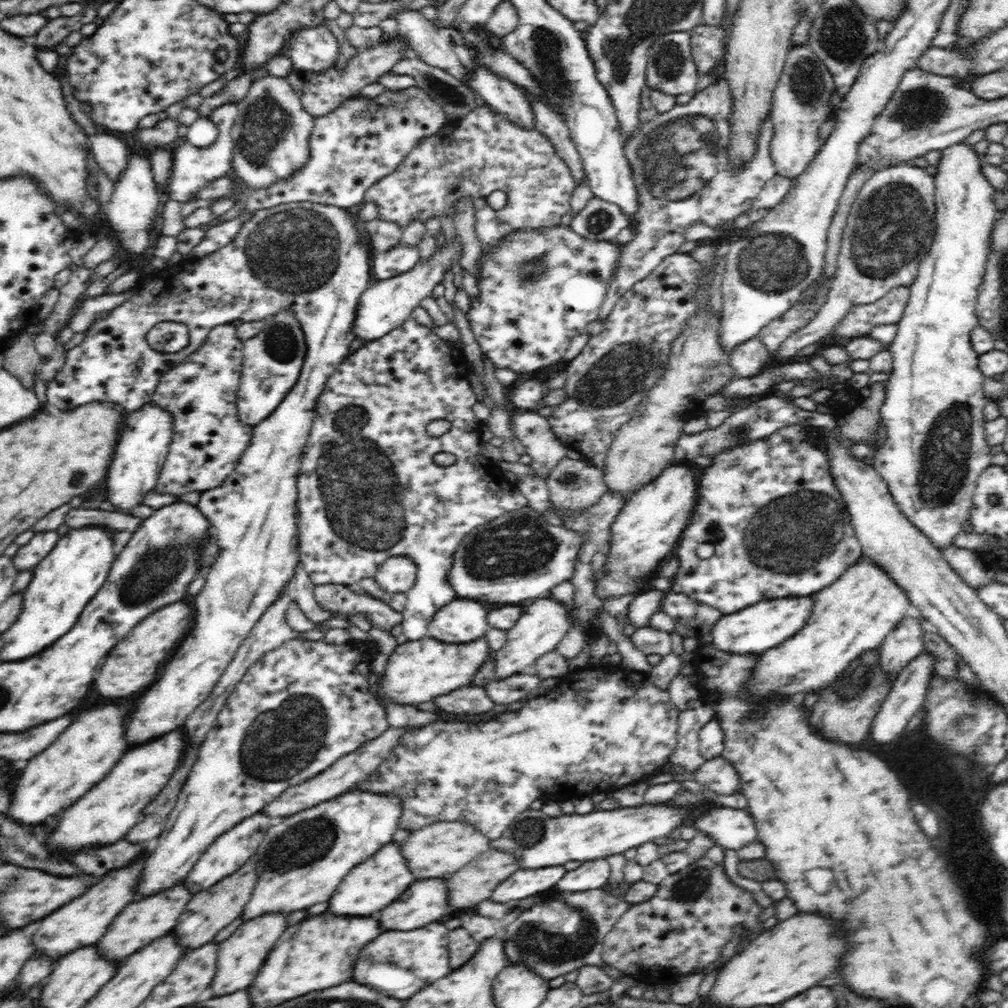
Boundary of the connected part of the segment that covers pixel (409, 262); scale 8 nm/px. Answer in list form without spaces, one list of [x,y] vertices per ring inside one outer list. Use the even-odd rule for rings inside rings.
[[[402,242],[389,248],[387,251],[374,253],[371,268],[374,281],[388,280],[388,278],[392,278],[392,276],[406,272],[407,270],[410,270],[419,261],[419,259],[419,248],[410,245],[402,245]]]

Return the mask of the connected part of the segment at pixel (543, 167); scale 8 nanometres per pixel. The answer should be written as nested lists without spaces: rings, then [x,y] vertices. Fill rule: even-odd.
[[[490,105],[477,106],[474,110],[471,110],[462,116],[457,121],[450,122],[444,125],[444,128],[440,129],[440,132],[435,136],[425,139],[420,146],[414,150],[414,152],[408,154],[402,164],[396,168],[392,174],[388,174],[383,179],[378,180],[376,184],[373,184],[368,188],[366,194],[364,194],[364,200],[362,204],[365,204],[368,201],[375,202],[378,207],[378,217],[386,221],[394,221],[400,225],[402,228],[406,228],[407,224],[412,219],[418,219],[418,221],[426,221],[430,217],[442,217],[444,215],[450,215],[451,217],[455,214],[454,203],[460,198],[470,198],[473,202],[475,208],[475,232],[478,239],[480,240],[482,255],[491,251],[508,233],[512,231],[525,231],[526,229],[541,229],[542,227],[555,227],[560,225],[560,218],[570,212],[570,202],[572,198],[572,193],[574,190],[575,184],[574,179],[572,179],[572,173],[570,173],[570,167],[564,163],[562,157],[558,155],[558,152],[553,148],[551,141],[538,129],[528,129],[526,127],[520,127],[516,123],[506,119],[506,115],[499,113],[494,110]],[[494,190],[503,190],[506,192],[507,202],[506,205],[500,210],[494,210],[492,207],[486,203],[486,197]]]

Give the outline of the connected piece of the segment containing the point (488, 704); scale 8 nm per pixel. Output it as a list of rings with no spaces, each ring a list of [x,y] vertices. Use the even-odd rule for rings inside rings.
[[[472,684],[434,697],[432,702],[446,713],[461,715],[480,714],[489,711],[495,705],[495,702],[482,687]]]

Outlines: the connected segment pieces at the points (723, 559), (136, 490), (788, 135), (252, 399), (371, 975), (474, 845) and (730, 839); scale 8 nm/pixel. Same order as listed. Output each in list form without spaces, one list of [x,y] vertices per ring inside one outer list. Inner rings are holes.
[[[792,424],[792,426],[784,426],[780,428],[778,432],[771,434],[770,438],[752,440],[752,442],[744,442],[740,446],[734,446],[734,448],[726,448],[712,458],[712,464],[705,468],[699,468],[699,494],[696,507],[694,508],[692,517],[688,526],[682,531],[679,538],[679,544],[675,548],[674,555],[679,560],[679,568],[674,576],[676,584],[680,584],[682,592],[690,598],[711,606],[712,608],[720,610],[722,614],[734,614],[750,604],[756,604],[761,600],[772,600],[777,598],[813,595],[819,590],[826,588],[829,584],[832,584],[850,565],[853,565],[858,559],[861,558],[861,545],[855,535],[853,526],[851,524],[851,517],[847,513],[845,503],[843,502],[840,492],[836,489],[834,482],[831,478],[831,472],[829,469],[829,462],[825,452],[818,446],[812,447],[808,441],[806,441],[806,433],[808,427],[803,424]],[[770,502],[770,514],[766,514],[766,508]],[[699,543],[710,543],[714,545],[716,551],[713,556],[702,560],[698,558],[696,554],[696,548]]]
[[[148,402],[127,414],[126,426],[117,442],[106,478],[108,483],[106,498],[117,507],[114,512],[130,514],[128,511],[131,507],[144,504],[144,496],[155,490],[159,470],[164,466],[172,436],[174,436],[174,417],[160,405]]]
[[[807,45],[791,48],[778,84],[773,90],[770,112],[774,127],[770,153],[778,175],[794,180],[808,168],[822,148],[825,140],[820,139],[817,130],[834,115],[827,104],[834,90],[832,74],[812,48]]]
[[[290,308],[270,315],[264,328],[256,336],[246,339],[243,344],[243,361],[238,391],[238,419],[244,425],[254,428],[267,417],[298,380],[306,354],[305,338],[300,323]]]
[[[440,922],[428,924],[424,928],[400,932],[400,930],[386,930],[376,940],[366,944],[356,960],[354,978],[360,984],[368,984],[376,992],[385,996],[406,1001],[432,984],[435,980],[444,978],[452,973],[448,966],[448,928]]]
[[[438,821],[418,830],[412,831],[404,842],[400,843],[400,851],[412,869],[414,878],[422,880],[427,878],[447,878],[453,872],[459,871],[481,852],[488,850],[490,839],[476,829],[476,825],[466,821]]]
[[[718,808],[702,814],[693,822],[697,831],[702,831],[714,839],[714,844],[724,850],[746,846],[757,840],[756,825],[750,814],[734,808]]]

